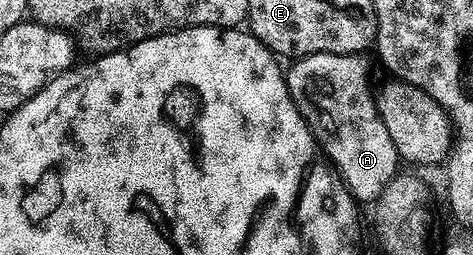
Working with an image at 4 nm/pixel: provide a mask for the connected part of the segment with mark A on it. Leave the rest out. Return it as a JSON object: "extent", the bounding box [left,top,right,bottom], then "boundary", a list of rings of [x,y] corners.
{"extent":[286,51,398,201],"boundary":[[[319,51],[313,55],[306,56],[304,59],[295,60],[295,62],[291,64],[292,68],[287,68],[286,78],[288,80],[288,92],[296,103],[296,108],[300,110],[302,117],[308,122],[308,127],[313,135],[315,135],[316,142],[320,144],[321,151],[323,151],[325,156],[330,160],[332,166],[339,171],[340,178],[347,183],[349,193],[358,201],[364,201],[364,199],[375,201],[379,195],[383,193],[384,187],[397,176],[398,168],[396,168],[396,163],[398,164],[398,156],[394,149],[394,141],[390,141],[390,133],[386,129],[386,125],[382,125],[382,121],[380,120],[380,113],[376,107],[377,96],[374,94],[374,87],[372,91],[372,79],[368,76],[368,63],[364,58],[365,56],[360,53],[355,55],[339,55],[338,53],[322,53]]]}

